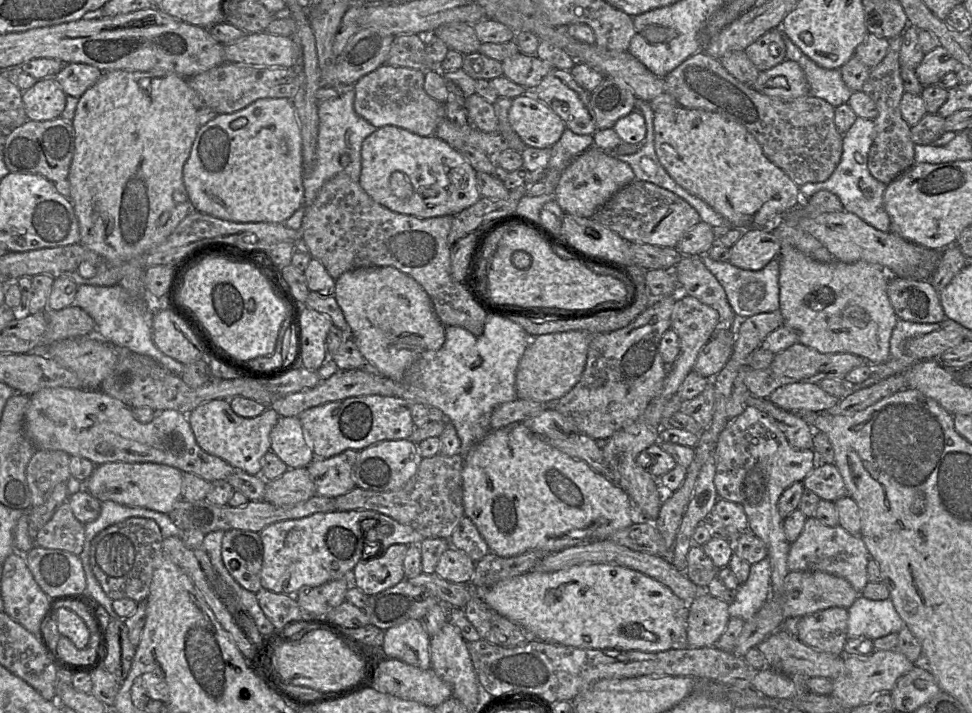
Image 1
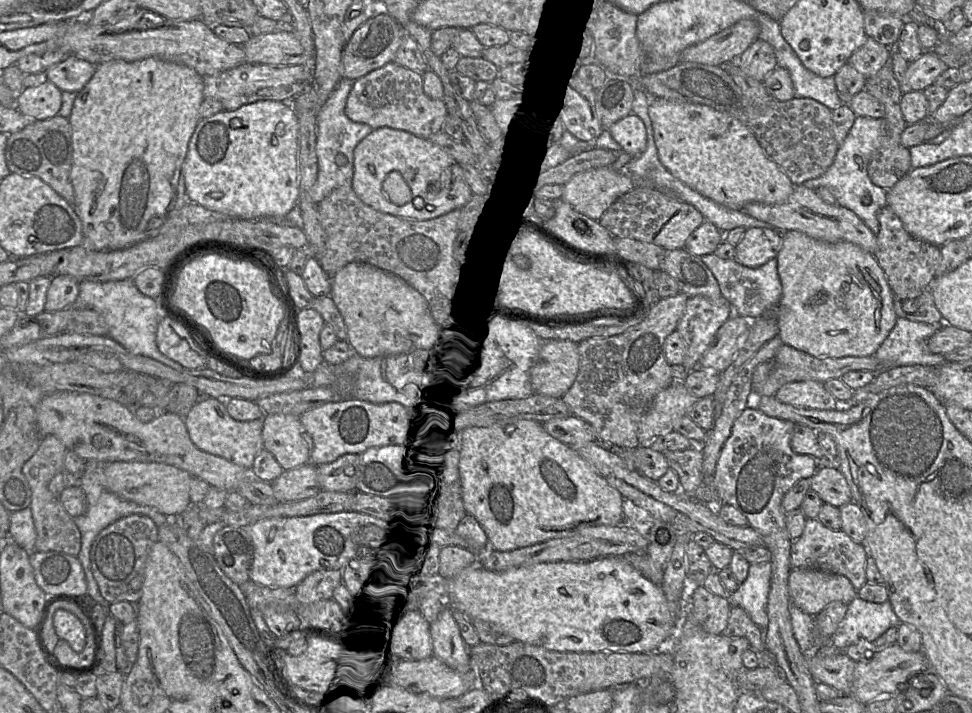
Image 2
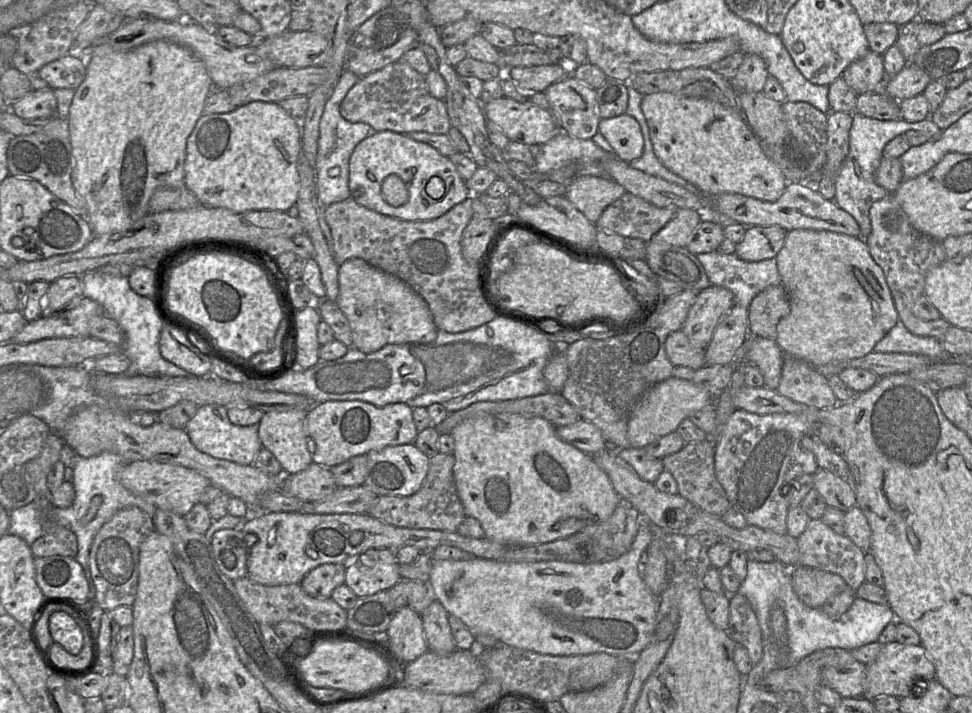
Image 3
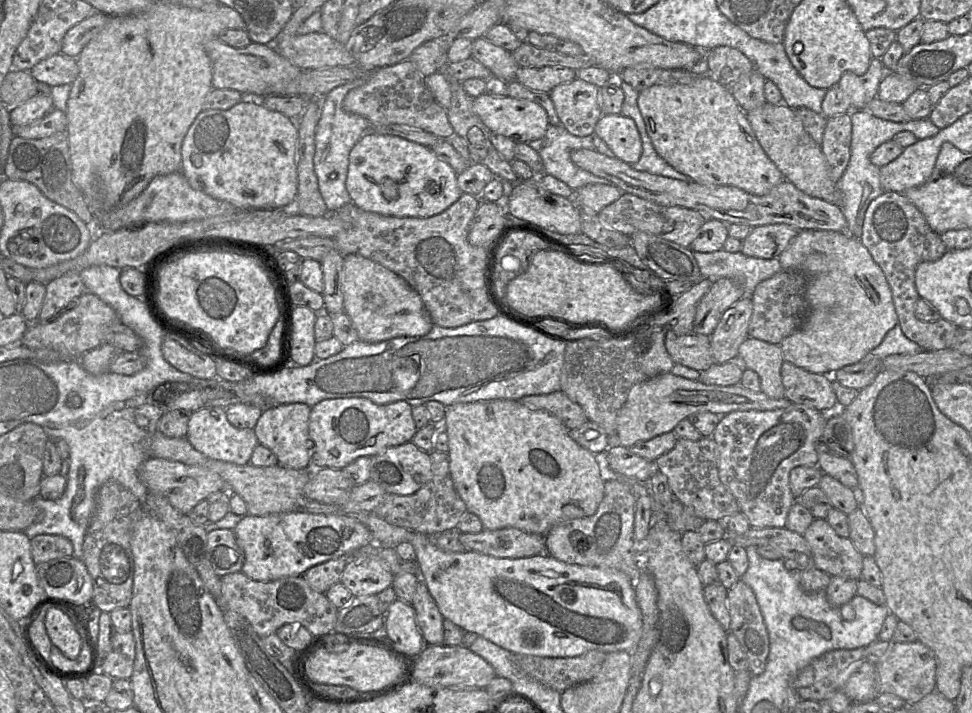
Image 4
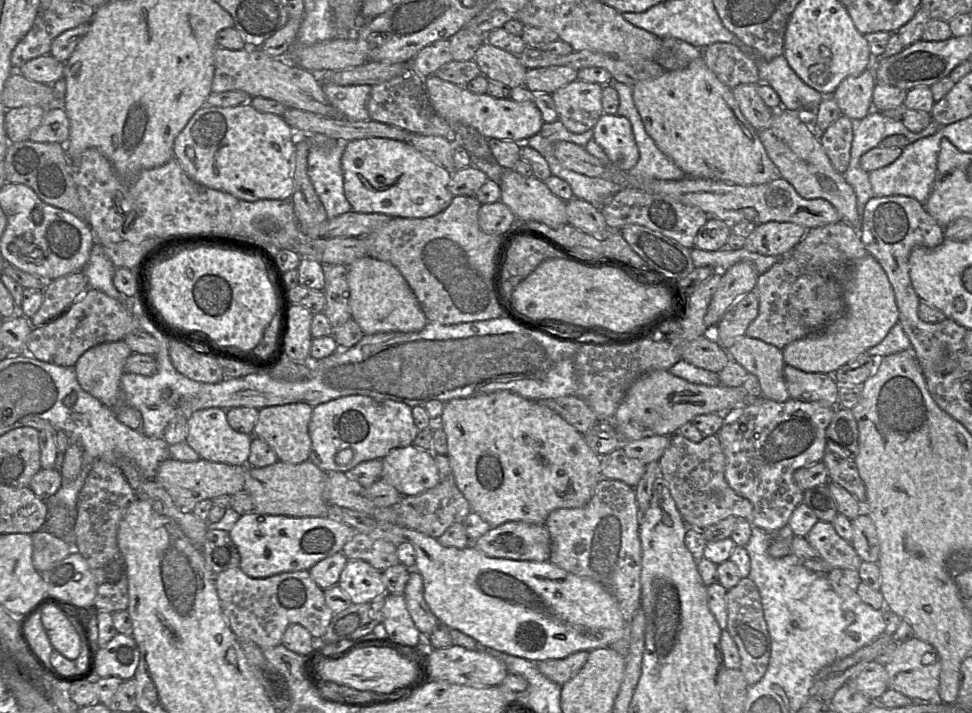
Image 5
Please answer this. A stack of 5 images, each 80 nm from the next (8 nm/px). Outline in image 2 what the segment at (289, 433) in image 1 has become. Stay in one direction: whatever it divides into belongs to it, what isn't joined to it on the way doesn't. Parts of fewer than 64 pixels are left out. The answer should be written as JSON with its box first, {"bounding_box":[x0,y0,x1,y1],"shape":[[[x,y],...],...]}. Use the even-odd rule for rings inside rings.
{"bounding_box":[262,414,313,471],"shape":[[[290,414],[265,415],[262,438],[264,449],[273,454],[284,471],[310,462],[313,440],[300,417]]]}

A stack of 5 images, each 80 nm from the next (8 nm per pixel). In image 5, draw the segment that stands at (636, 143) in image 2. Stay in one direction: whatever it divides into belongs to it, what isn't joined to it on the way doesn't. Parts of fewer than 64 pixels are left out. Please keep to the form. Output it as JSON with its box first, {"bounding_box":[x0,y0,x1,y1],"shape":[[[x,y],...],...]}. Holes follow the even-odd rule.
{"bounding_box":[592,113,639,172],"shape":[[[604,113],[593,128],[592,139],[618,169],[629,172],[637,164],[639,149],[626,117]]]}

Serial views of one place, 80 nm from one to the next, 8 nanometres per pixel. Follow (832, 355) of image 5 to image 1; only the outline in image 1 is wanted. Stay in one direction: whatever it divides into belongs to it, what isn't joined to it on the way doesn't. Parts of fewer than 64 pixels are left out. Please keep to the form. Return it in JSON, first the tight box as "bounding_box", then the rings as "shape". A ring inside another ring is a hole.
{"bounding_box":[779,245,898,366],"shape":[[[782,245],[779,259],[779,311],[781,312],[784,323],[783,325],[791,328],[798,336],[798,343],[807,347],[813,348],[820,353],[849,353],[861,357],[865,362],[872,366],[880,365],[889,359],[890,353],[890,338],[892,331],[897,323],[898,317],[891,305],[887,294],[887,286],[889,283],[889,274],[885,268],[878,264],[873,264],[865,261],[858,261],[855,263],[844,263],[841,261],[834,261],[830,263],[822,263],[813,260],[806,256],[801,251],[797,250],[791,245]]]}

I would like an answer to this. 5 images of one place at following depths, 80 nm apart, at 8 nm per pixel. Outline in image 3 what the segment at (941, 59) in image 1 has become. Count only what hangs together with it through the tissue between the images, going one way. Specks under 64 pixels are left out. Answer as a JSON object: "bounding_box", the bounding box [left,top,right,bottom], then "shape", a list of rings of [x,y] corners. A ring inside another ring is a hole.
{"bounding_box":[884,63,931,101],"shape":[[[908,63],[899,73],[885,79],[884,90],[892,99],[901,101],[923,93],[931,82],[928,73]]]}

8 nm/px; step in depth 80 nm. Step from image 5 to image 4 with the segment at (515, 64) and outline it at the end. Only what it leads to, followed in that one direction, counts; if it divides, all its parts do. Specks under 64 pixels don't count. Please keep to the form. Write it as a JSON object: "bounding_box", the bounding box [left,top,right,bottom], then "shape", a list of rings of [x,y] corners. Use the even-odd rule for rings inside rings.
{"bounding_box":[472,37,519,82],"shape":[[[485,37],[473,40],[472,58],[487,67],[493,77],[500,78],[505,82],[515,80],[519,66],[512,54],[486,40]]]}

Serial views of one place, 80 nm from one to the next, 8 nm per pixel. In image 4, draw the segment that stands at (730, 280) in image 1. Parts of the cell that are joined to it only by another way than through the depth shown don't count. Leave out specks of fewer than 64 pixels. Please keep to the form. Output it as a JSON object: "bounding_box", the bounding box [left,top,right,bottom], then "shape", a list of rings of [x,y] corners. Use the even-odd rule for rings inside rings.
{"bounding_box":[693,250,782,297],"shape":[[[720,250],[712,253],[693,252],[703,278],[728,278],[739,284],[744,297],[752,297],[757,285],[782,270],[779,259],[761,259],[741,252]]]}

